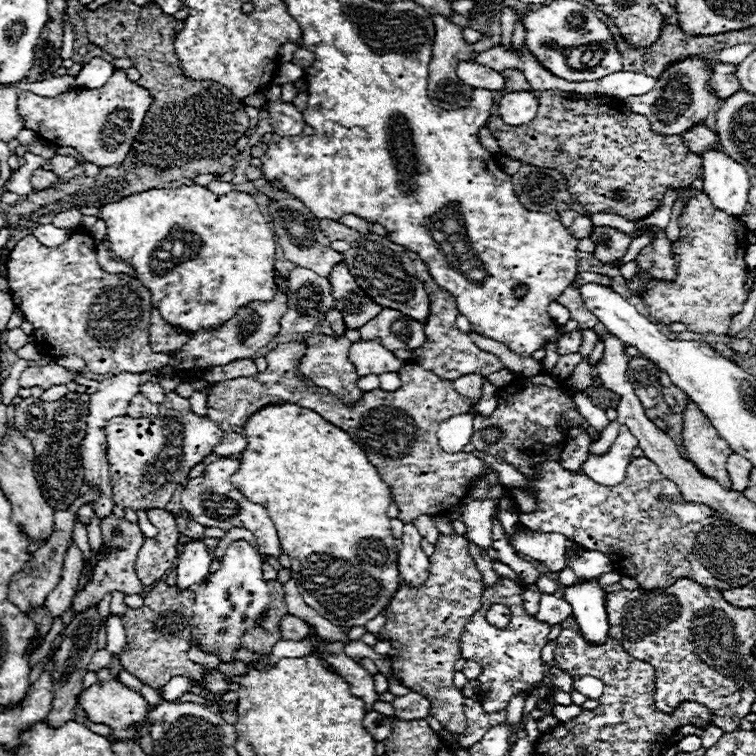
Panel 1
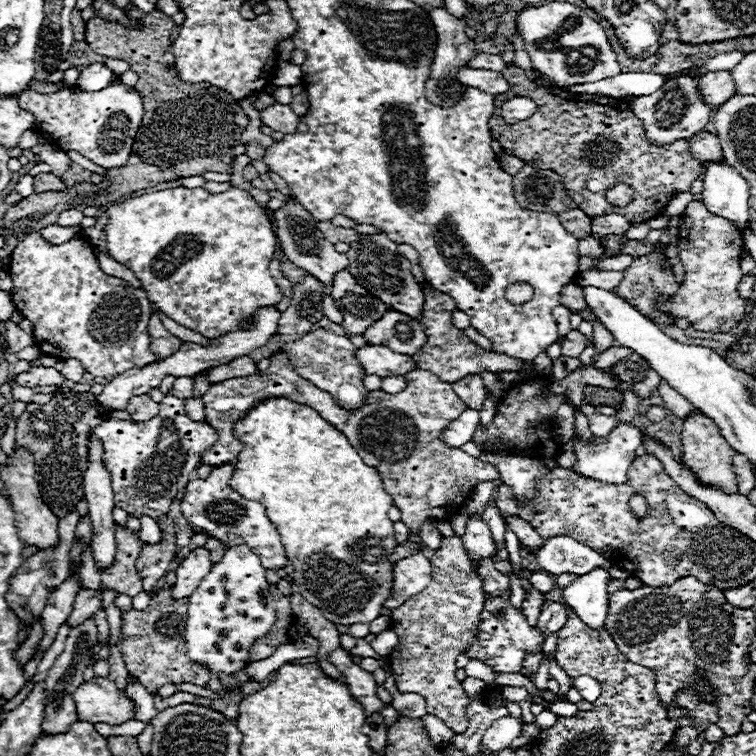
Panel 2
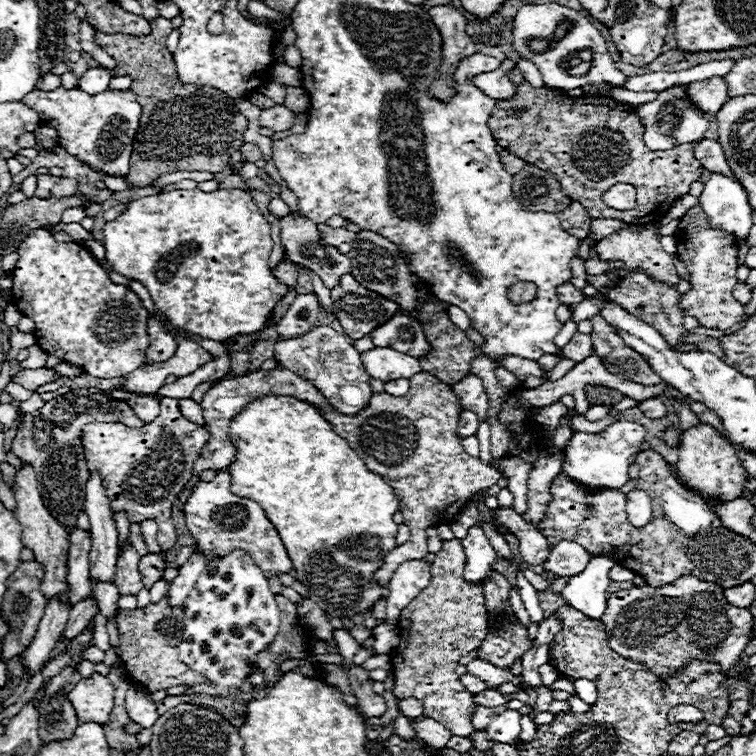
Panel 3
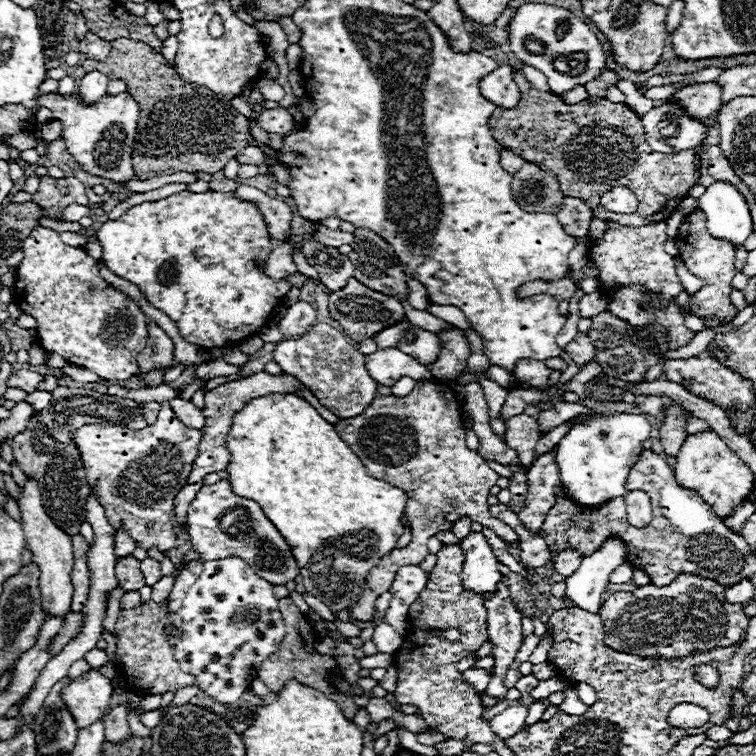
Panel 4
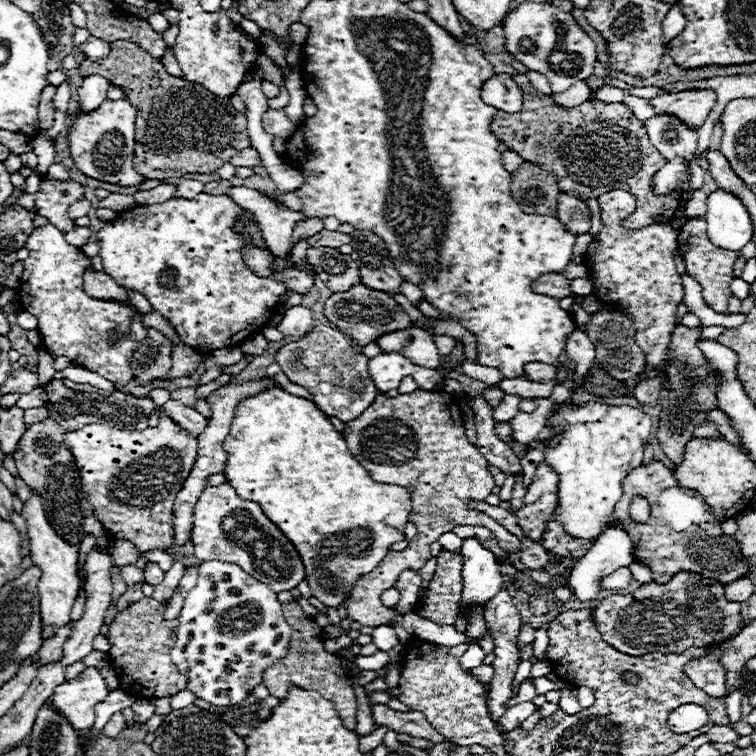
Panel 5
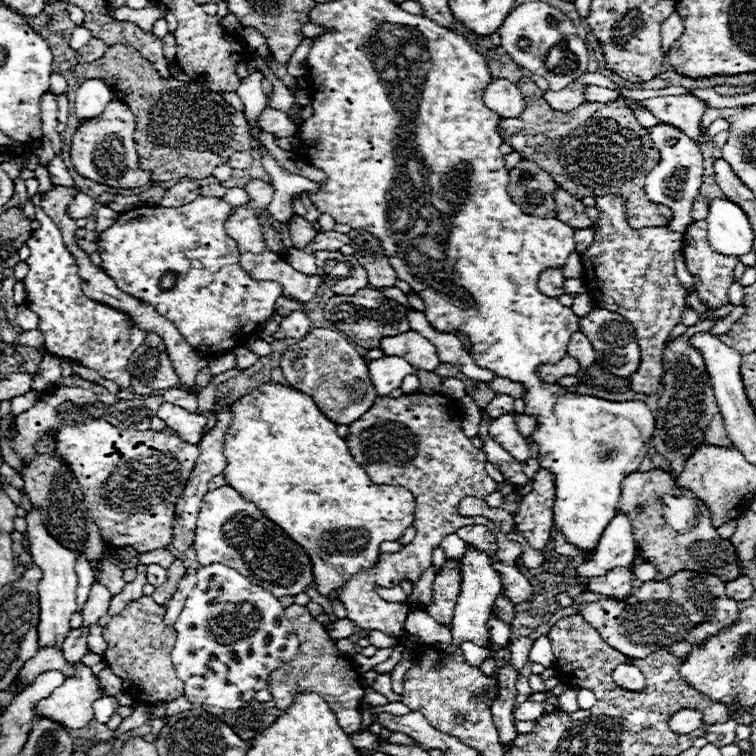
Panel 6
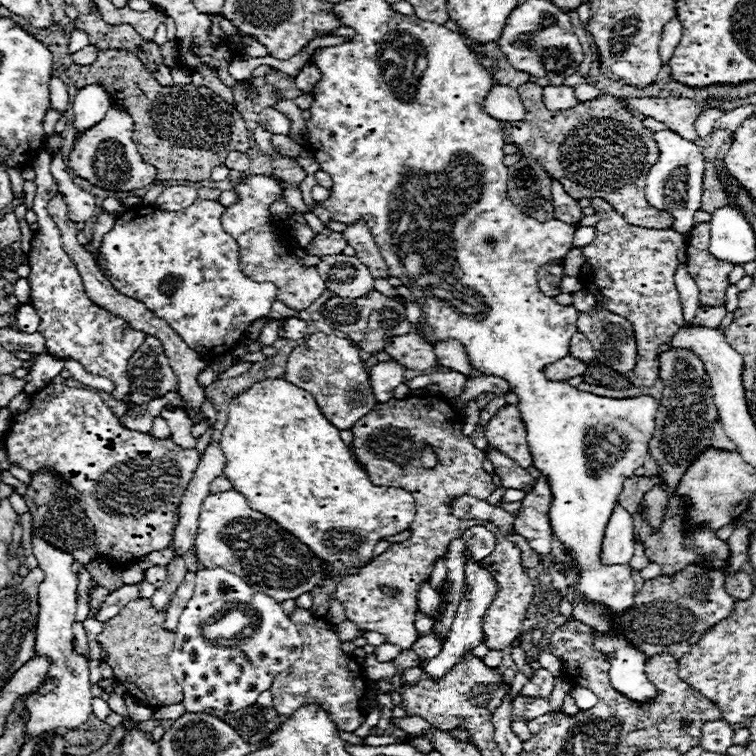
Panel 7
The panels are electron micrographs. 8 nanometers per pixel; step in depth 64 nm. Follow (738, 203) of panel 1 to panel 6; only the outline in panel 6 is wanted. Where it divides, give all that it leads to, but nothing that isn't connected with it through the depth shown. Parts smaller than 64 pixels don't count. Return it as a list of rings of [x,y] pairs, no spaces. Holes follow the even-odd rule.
[[[714,200],[708,208],[708,242],[712,250],[726,256],[748,254],[754,246],[752,226],[742,212],[730,200]]]

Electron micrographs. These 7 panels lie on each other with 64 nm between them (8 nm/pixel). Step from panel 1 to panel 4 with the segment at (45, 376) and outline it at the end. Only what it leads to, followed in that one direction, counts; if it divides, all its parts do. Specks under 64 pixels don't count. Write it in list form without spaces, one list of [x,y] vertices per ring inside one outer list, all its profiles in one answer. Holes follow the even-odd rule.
[[[18,370],[8,378],[8,388],[20,388],[24,392],[34,392],[36,386],[44,380],[42,374],[32,372],[32,370]]]

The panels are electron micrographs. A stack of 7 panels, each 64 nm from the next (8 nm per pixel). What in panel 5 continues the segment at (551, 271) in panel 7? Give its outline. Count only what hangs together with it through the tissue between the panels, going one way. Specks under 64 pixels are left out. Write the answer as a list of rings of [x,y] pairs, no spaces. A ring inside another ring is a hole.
[[[548,272],[544,276],[540,276],[536,282],[534,282],[534,292],[538,294],[544,294],[544,296],[552,296],[552,298],[566,298],[566,296],[572,296],[570,292],[570,280],[564,278],[560,272]]]

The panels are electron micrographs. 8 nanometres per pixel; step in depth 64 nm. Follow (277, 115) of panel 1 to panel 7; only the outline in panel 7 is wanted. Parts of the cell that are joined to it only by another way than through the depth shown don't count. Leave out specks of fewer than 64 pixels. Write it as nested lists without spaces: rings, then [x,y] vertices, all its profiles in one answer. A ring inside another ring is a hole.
[[[264,108],[258,114],[258,124],[272,134],[288,134],[290,132],[290,120],[276,108]]]

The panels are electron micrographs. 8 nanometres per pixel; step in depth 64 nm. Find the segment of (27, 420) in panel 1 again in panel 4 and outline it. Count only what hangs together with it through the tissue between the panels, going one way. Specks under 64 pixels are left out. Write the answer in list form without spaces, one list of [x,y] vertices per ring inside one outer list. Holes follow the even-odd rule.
[[[56,386],[50,394],[52,402],[44,410],[40,410],[40,416],[30,418],[28,428],[22,434],[14,436],[12,450],[20,470],[42,486],[40,494],[44,502],[48,502],[44,504],[44,510],[48,512],[52,522],[68,536],[76,536],[80,532],[80,524],[86,520],[86,498],[90,494],[90,488],[86,484],[78,448],[76,444],[72,444],[70,434],[80,426],[94,422],[112,422],[128,428],[144,428],[148,424],[142,414],[142,402],[134,402],[130,398],[66,386]]]

